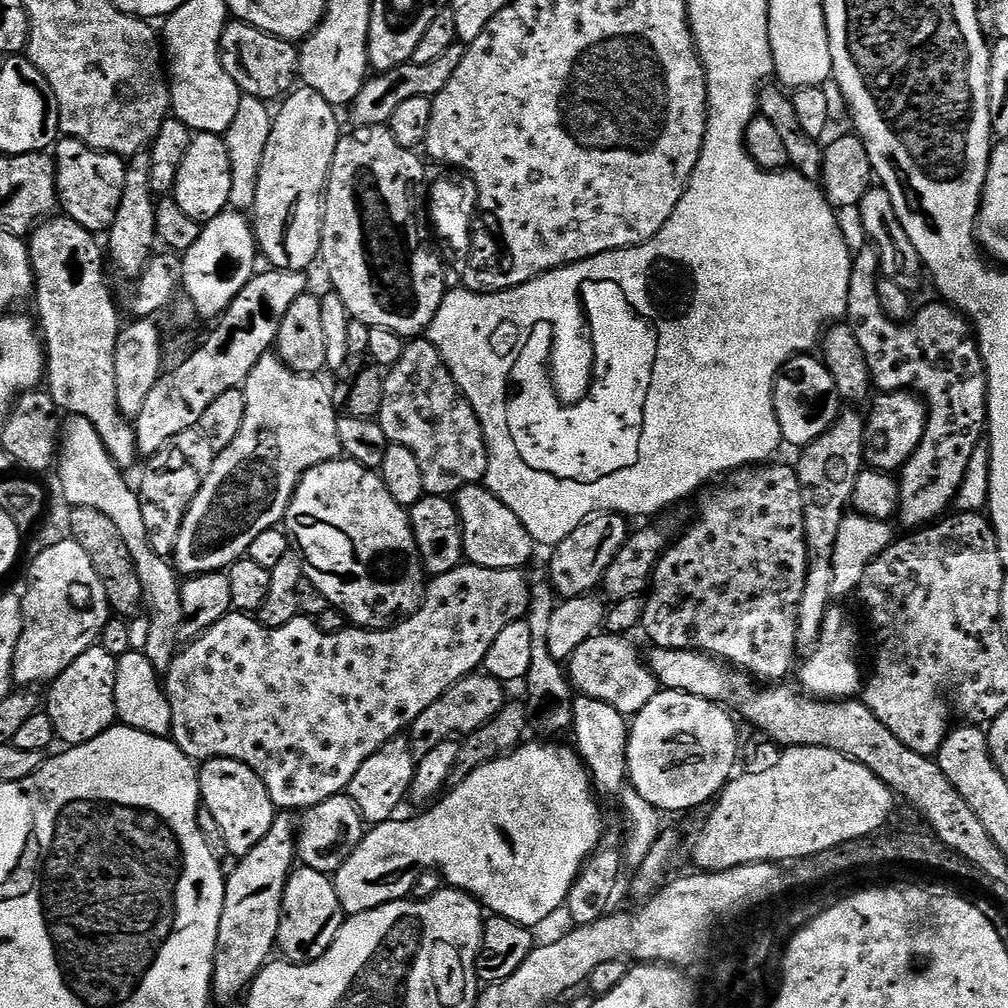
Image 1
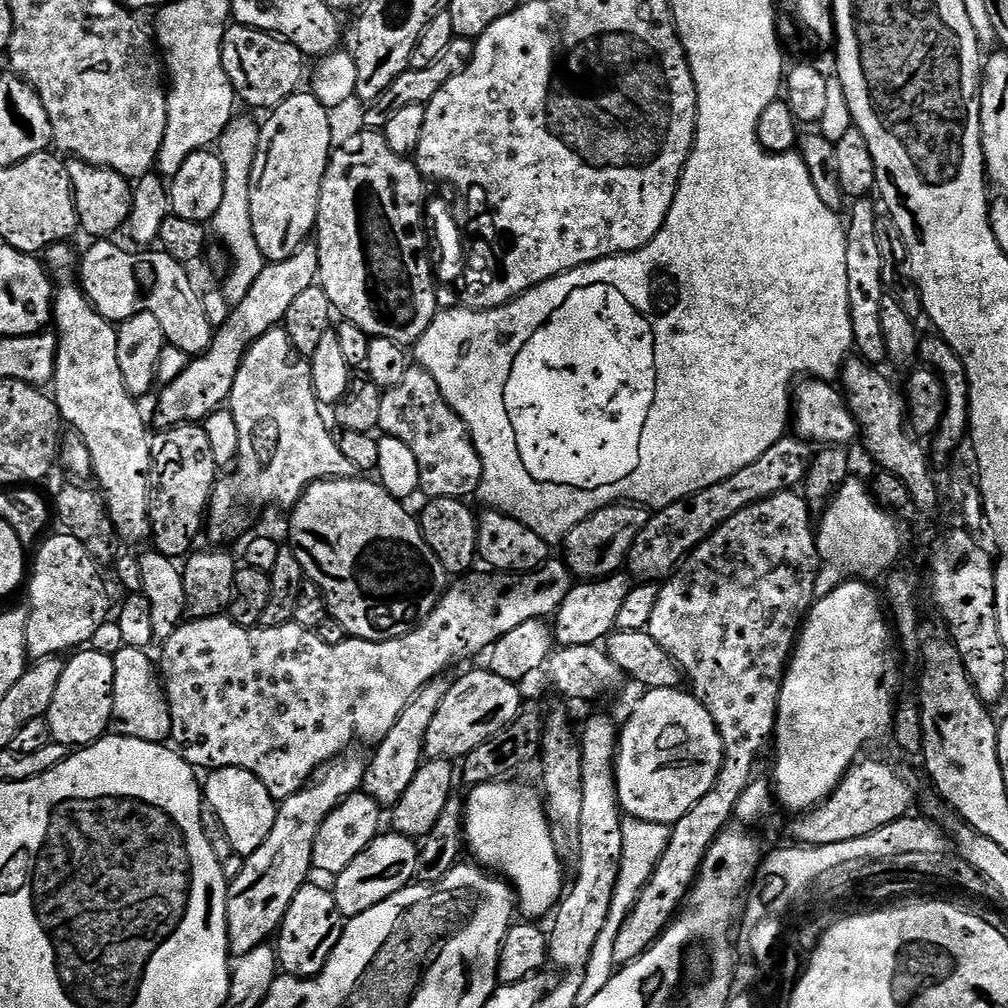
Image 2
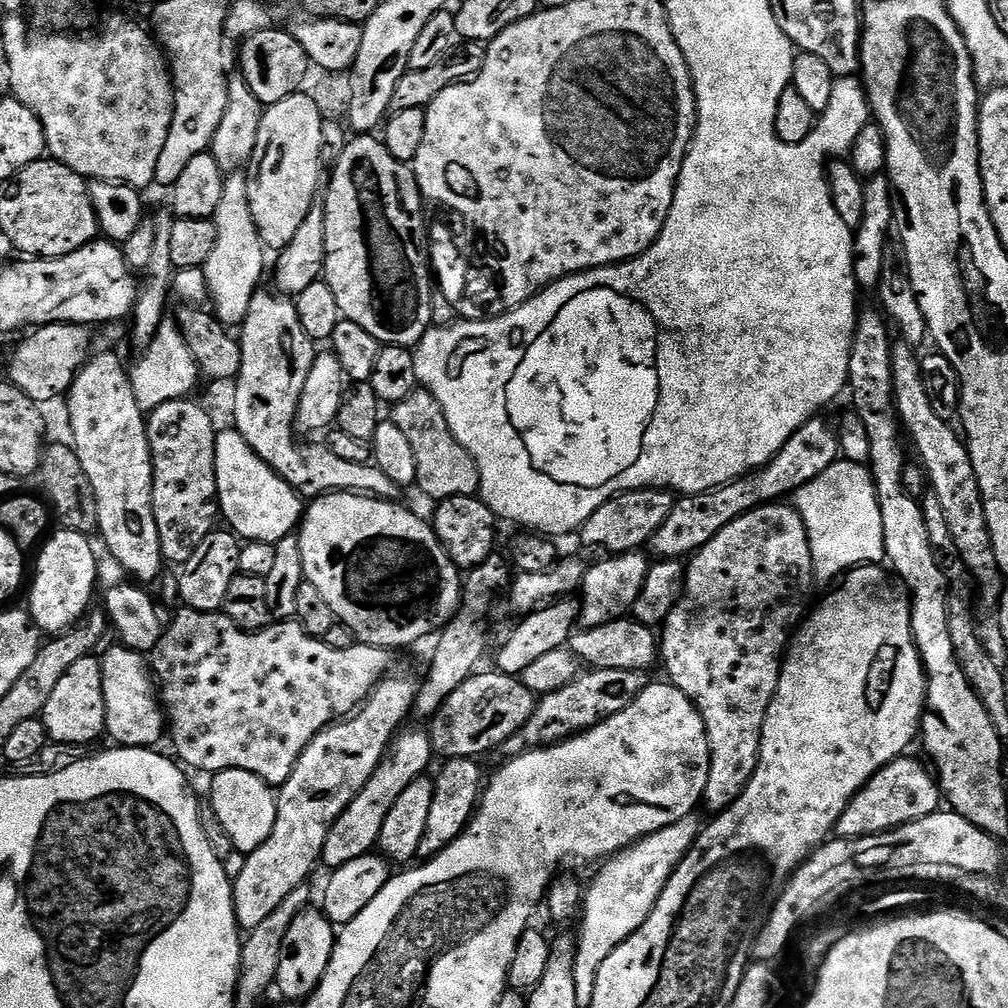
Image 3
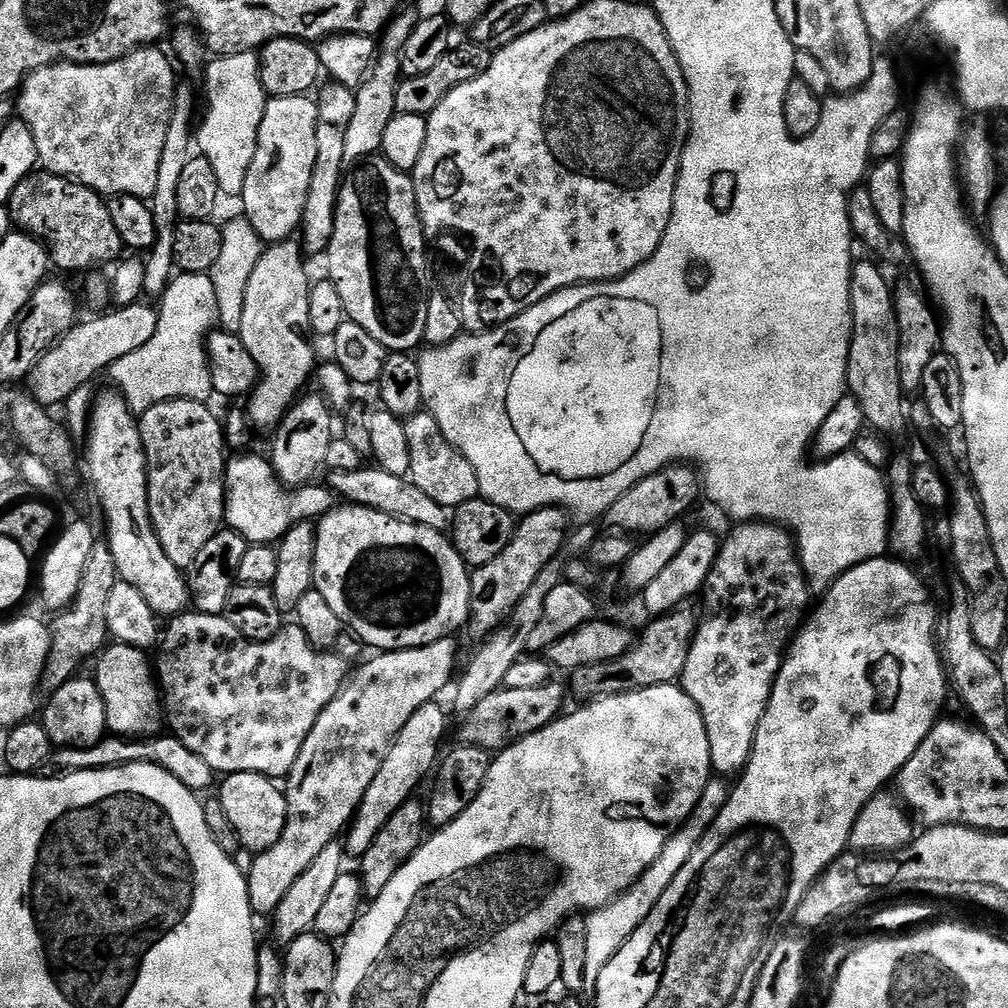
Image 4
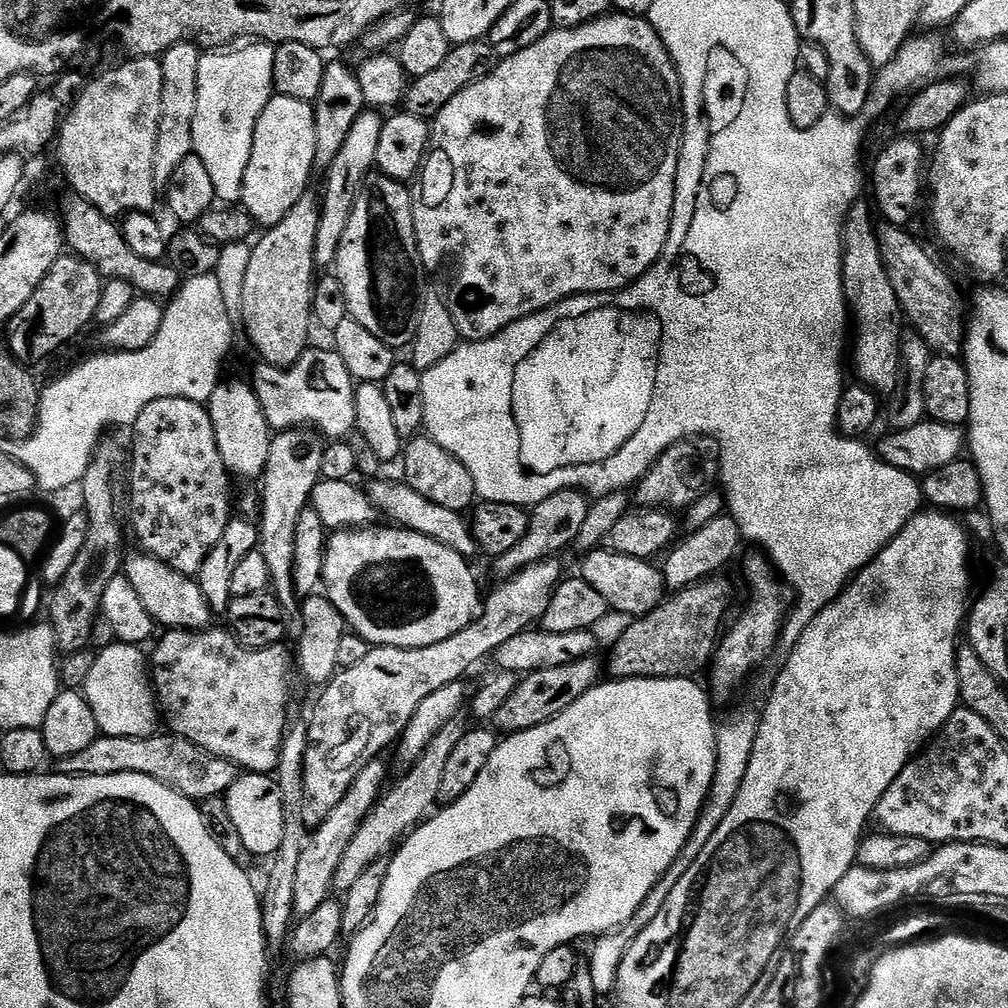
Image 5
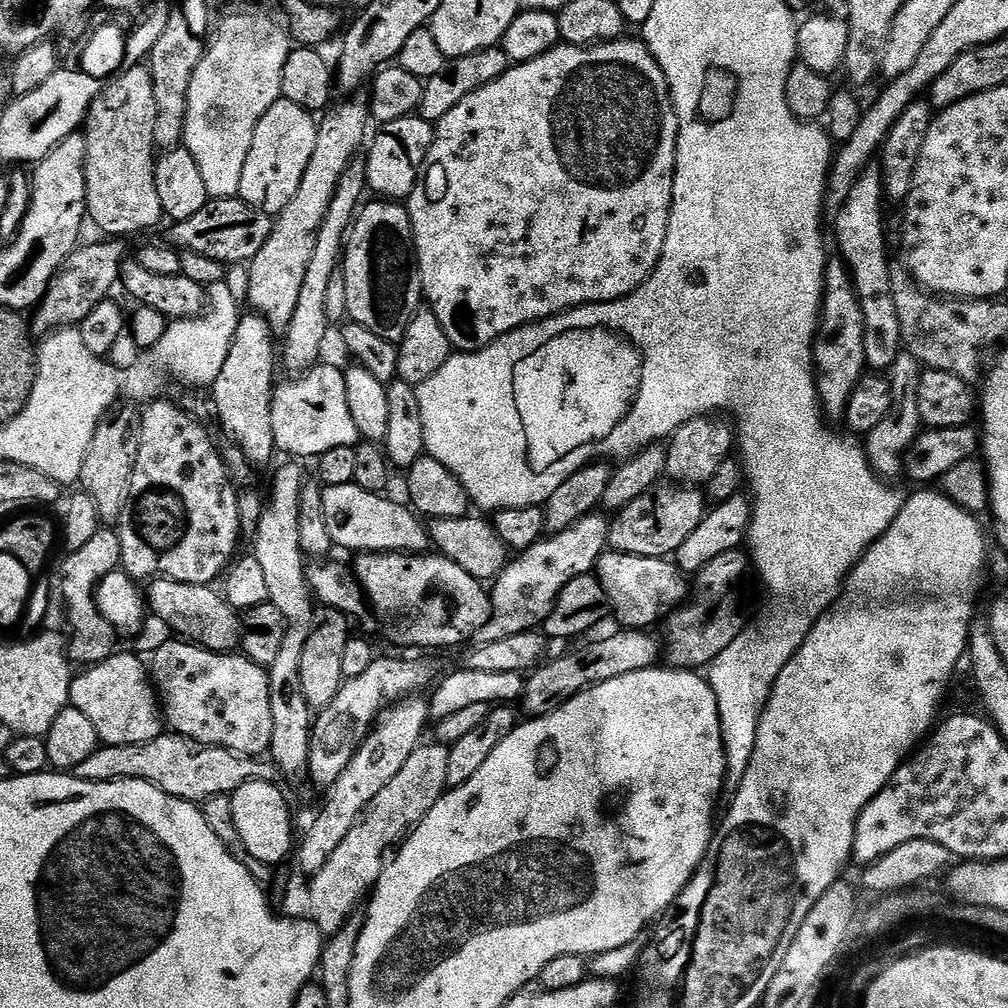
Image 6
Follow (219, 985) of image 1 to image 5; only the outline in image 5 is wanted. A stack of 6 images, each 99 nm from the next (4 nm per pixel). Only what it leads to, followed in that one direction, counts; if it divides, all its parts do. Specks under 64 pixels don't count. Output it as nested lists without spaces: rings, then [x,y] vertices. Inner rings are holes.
[[[559,559],[539,560],[514,576],[509,576],[492,593],[487,593],[483,601],[479,616],[472,621],[466,630],[446,638],[446,642],[438,642],[434,646],[425,648],[381,648],[373,647],[358,662],[358,666],[341,668],[336,675],[323,685],[320,697],[316,700],[316,709],[312,712],[312,720],[308,725],[308,749],[304,759],[305,801],[302,805],[302,818],[305,826],[311,830],[318,827],[326,818],[330,818],[330,810],[346,798],[346,790],[362,774],[362,770],[371,760],[377,759],[381,754],[393,747],[404,733],[404,728],[414,718],[414,710],[422,706],[422,701],[434,694],[434,690],[442,690],[442,686],[463,681],[464,675],[475,666],[479,660],[491,657],[514,634],[529,631],[543,616],[550,598],[556,593],[556,587],[565,579],[566,572],[559,564]]]

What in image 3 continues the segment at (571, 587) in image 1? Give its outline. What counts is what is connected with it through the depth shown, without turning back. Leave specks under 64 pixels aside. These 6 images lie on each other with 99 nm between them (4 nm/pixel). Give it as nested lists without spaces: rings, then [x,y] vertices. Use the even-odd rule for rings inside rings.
[[[639,488],[633,492],[623,492],[594,510],[594,514],[580,529],[578,539],[588,548],[601,548],[604,554],[623,554],[643,549],[658,526],[666,522],[673,507],[673,493],[662,488]]]

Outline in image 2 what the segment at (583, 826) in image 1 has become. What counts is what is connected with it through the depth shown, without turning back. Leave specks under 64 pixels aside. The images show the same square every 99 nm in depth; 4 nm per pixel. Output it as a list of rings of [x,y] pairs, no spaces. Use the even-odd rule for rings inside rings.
[[[505,778],[502,780],[491,780],[489,784],[477,784],[471,789],[472,792],[469,796],[466,796],[464,800],[464,843],[467,851],[472,851],[471,859],[475,861],[477,865],[483,866],[485,869],[491,870],[493,873],[499,874],[503,879],[507,880],[512,885],[516,899],[518,901],[518,908],[521,913],[525,912],[525,917],[528,918],[540,918],[536,916],[547,917],[549,913],[553,911],[559,905],[562,899],[562,893],[566,888],[566,880],[564,884],[564,877],[566,877],[566,871],[564,865],[561,863],[560,857],[555,853],[553,839],[551,838],[551,826],[548,822],[548,816],[545,812],[545,805],[542,803],[542,796],[539,791],[537,793],[532,788],[527,788],[524,784],[511,784],[511,779]],[[395,830],[385,831],[374,839],[342,872],[335,877],[334,895],[341,917],[351,918],[378,906],[398,890],[413,883],[416,875],[418,844],[413,837],[401,836]]]

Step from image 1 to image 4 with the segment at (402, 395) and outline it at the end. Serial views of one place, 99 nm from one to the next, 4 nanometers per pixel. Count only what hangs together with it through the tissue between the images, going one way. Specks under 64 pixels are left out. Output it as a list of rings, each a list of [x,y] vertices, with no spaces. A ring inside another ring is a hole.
[[[427,410],[415,412],[403,421],[406,442],[410,446],[410,470],[408,476],[418,490],[423,490],[442,507],[455,510],[462,502],[470,502],[480,496],[478,474],[474,466],[442,434],[438,422]]]

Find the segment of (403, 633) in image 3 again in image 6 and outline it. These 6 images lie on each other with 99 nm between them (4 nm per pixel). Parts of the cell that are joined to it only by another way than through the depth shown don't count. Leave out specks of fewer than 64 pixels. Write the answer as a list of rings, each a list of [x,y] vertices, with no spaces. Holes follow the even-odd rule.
[[[366,552],[355,557],[354,571],[360,587],[363,588],[367,603],[384,619],[384,624],[388,627],[388,632],[400,644],[413,644],[416,648],[456,648],[463,640],[475,637],[486,624],[492,613],[492,597],[489,589],[481,581],[470,578],[458,562],[450,562],[446,557],[439,554],[409,554],[407,552]]]

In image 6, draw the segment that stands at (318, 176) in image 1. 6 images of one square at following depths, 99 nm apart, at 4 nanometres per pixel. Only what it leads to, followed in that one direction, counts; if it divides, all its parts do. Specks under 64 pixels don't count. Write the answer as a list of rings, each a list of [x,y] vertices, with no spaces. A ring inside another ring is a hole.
[[[289,100],[274,102],[254,130],[254,142],[250,142],[250,154],[246,154],[246,166],[242,166],[239,198],[270,217],[279,216],[302,183],[310,154],[314,154],[314,142],[318,142],[317,117]]]

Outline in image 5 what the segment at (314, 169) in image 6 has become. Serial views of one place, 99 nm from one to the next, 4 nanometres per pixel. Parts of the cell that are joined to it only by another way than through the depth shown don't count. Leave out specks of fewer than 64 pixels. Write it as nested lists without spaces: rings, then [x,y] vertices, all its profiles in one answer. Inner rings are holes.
[[[306,194],[282,222],[267,229],[264,237],[251,245],[250,267],[246,269],[238,316],[244,319],[244,332],[256,347],[259,359],[275,368],[291,368],[310,344],[308,335],[314,329],[312,275],[318,272],[314,242],[318,238],[319,221],[320,200]]]

